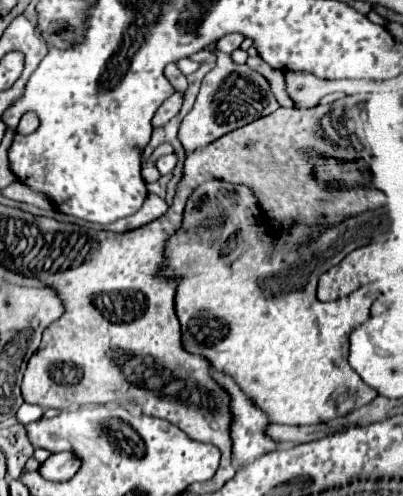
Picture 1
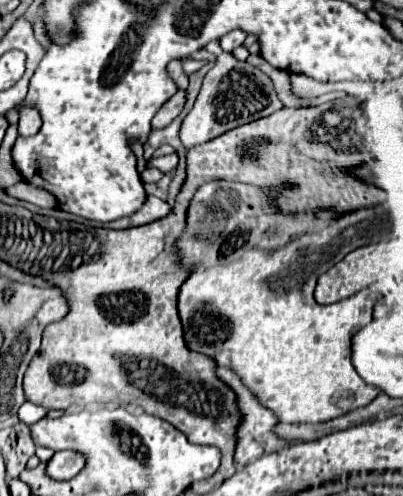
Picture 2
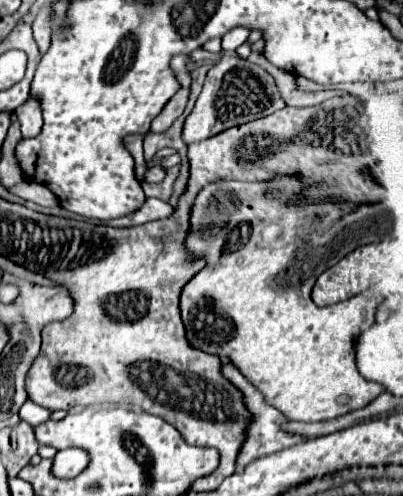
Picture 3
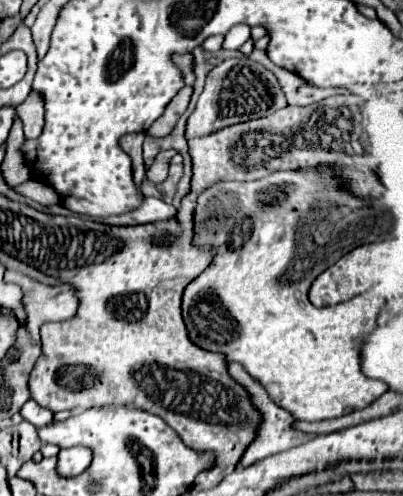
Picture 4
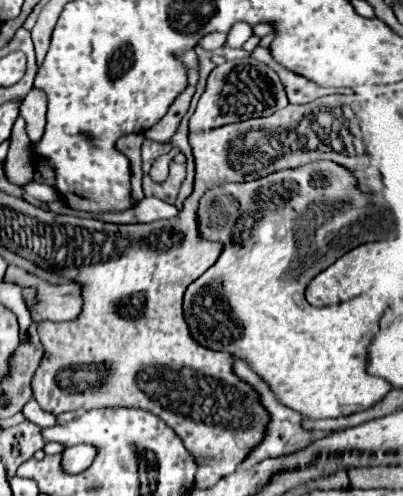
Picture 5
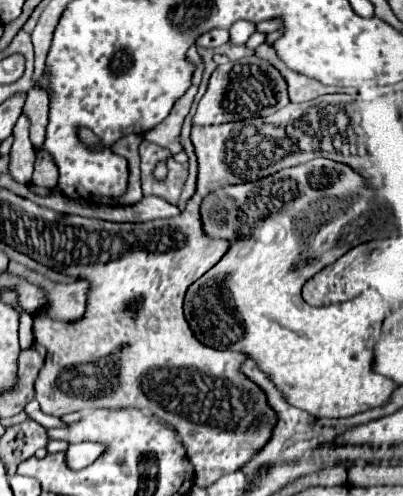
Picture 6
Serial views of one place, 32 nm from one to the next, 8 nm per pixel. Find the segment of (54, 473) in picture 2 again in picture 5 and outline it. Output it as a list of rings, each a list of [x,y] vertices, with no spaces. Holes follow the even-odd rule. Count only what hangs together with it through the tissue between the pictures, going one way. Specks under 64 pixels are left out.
[[[88,444],[70,446],[70,448],[66,448],[62,452],[60,466],[62,466],[62,470],[66,474],[80,474],[80,472],[84,472],[92,464],[94,456],[96,456],[96,448],[92,448]]]

